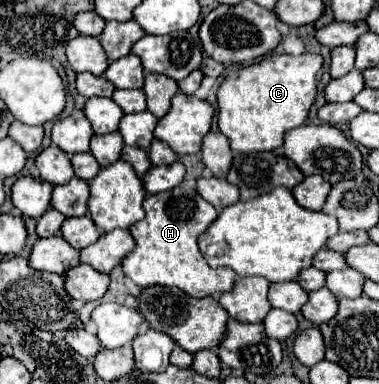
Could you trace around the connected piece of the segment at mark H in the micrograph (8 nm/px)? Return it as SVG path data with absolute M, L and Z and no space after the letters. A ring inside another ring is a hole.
M176 187L164 193L146 195L144 211L146 217L128 229L136 241L136 249L132 249L132 253L122 261L124 273L136 285L170 285L184 289L190 297L216 297L218 293L232 289L234 271L228 267L212 269L196 245L198 235L218 215L208 201L204 201L194 189Z

